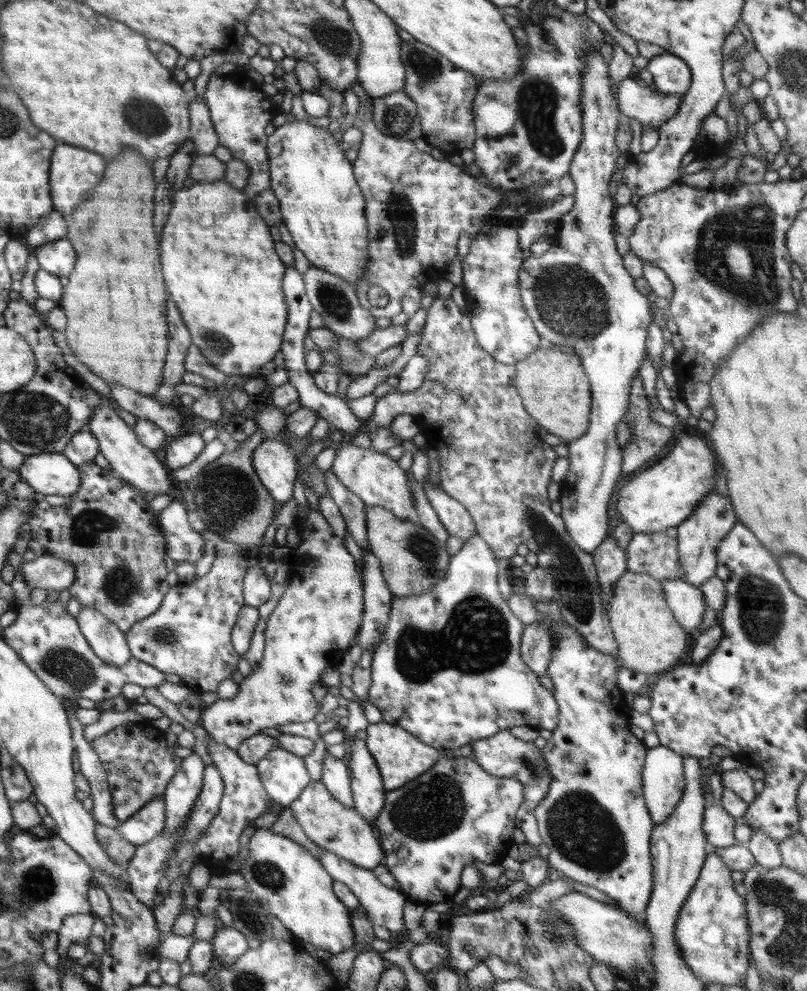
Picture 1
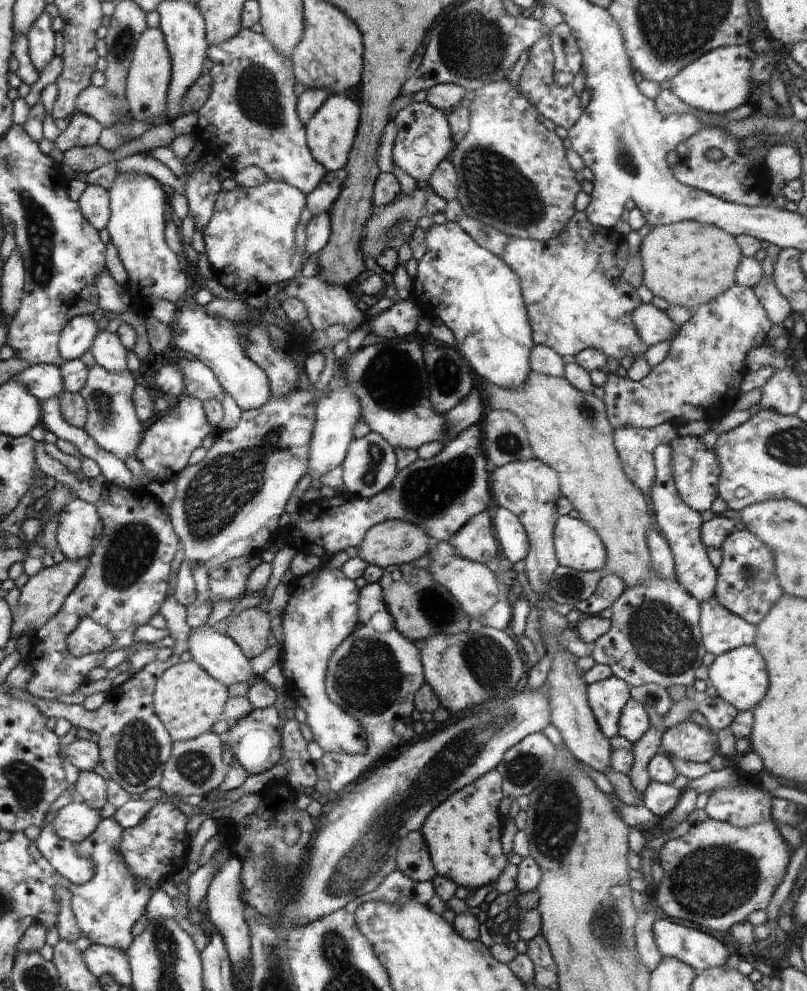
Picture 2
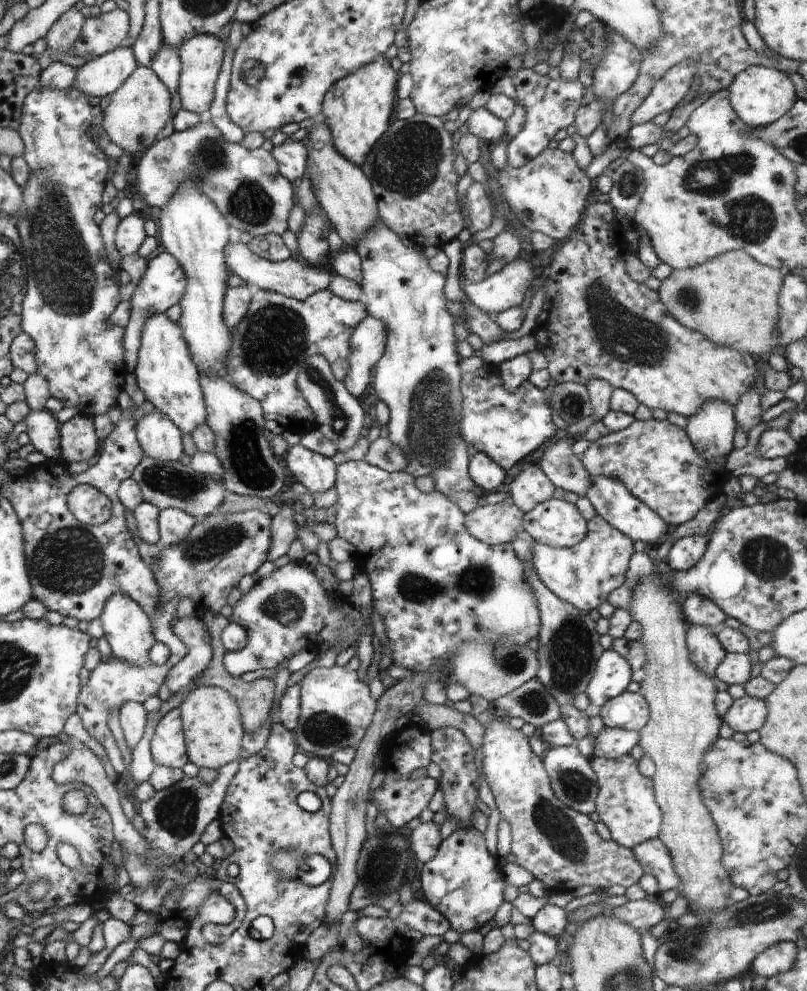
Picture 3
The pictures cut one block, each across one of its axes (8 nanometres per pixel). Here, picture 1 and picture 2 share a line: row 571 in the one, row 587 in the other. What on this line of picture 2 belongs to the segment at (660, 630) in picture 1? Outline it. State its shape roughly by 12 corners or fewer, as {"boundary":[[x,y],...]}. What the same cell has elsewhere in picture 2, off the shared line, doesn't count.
{"boundary":[[534,371],[486,382],[606,547],[626,590],[656,521],[622,470],[604,401]]}

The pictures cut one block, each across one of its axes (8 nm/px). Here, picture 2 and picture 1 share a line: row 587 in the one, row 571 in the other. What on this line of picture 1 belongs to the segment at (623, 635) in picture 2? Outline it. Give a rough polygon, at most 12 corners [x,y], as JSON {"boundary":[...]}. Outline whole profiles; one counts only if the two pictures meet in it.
{"boundary":[[666,532],[635,533],[626,570],[684,579],[678,542]]}

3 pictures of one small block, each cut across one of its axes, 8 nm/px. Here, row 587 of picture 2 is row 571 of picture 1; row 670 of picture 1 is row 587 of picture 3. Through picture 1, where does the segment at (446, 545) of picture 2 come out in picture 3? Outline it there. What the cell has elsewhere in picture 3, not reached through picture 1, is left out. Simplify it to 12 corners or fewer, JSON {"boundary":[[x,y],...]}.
{"boundary":[[336,465],[334,526],[393,664],[527,646],[536,596],[408,472]]}

